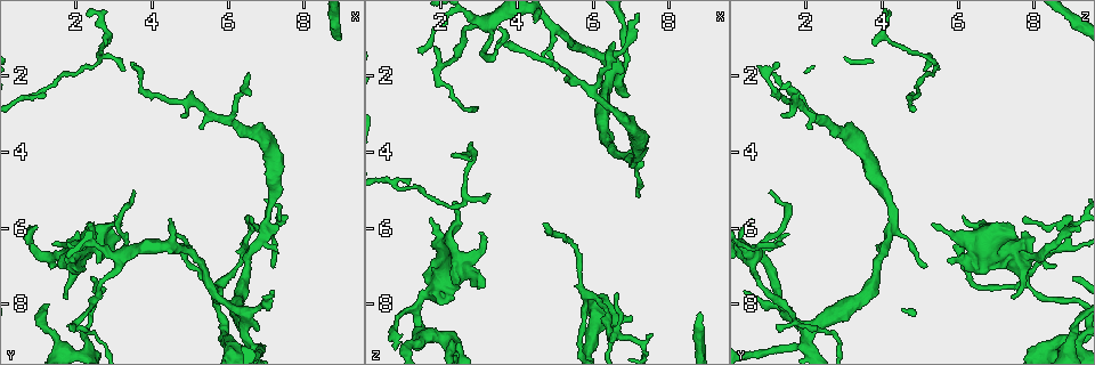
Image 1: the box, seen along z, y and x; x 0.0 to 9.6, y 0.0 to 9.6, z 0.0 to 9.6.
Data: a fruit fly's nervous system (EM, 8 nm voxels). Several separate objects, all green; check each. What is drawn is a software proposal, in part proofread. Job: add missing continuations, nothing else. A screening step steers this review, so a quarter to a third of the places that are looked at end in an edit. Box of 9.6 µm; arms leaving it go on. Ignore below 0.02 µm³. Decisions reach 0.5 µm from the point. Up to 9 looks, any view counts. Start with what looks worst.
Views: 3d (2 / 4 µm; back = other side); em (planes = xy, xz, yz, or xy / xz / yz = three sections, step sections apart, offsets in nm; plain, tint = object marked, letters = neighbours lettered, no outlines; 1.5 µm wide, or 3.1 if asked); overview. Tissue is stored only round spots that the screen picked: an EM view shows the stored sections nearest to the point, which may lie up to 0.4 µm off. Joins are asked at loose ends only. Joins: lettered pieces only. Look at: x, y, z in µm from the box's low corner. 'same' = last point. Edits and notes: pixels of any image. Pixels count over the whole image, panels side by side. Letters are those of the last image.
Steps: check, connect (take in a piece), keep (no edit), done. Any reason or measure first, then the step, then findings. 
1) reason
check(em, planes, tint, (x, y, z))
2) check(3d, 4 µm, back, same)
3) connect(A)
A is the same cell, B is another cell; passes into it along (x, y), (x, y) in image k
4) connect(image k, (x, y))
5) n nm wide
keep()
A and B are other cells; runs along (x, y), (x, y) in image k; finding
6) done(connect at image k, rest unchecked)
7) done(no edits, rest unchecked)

thin end
check(em, yz, step 8, plain, (4.70, 6.15, 1.60))

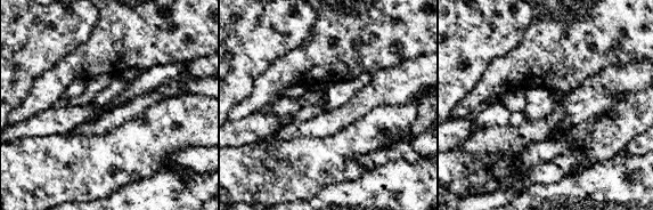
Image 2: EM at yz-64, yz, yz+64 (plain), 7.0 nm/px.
check(em, yz, step 8, letters, same)

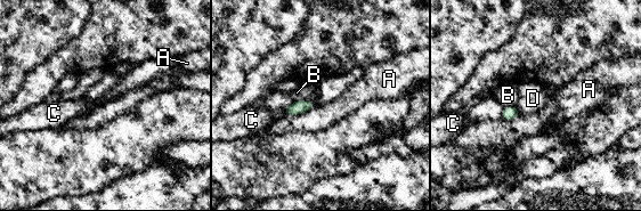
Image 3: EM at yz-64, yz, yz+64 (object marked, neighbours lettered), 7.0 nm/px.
keep()
A, B, C and D are other cells; none of them fits

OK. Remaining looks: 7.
free end
check(em, planes, letters, (6.50, 1.90, 1.20))

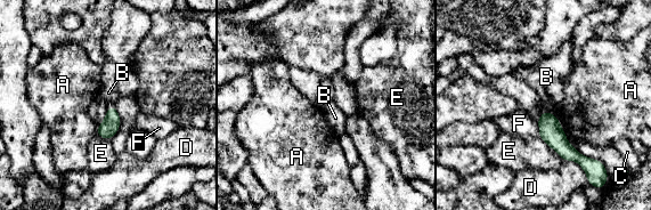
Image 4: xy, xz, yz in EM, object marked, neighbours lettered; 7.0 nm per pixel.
keep()
A, B, C, D, E and F are other cells; no lettered piece goes on from it

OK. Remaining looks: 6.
an open end
check(3d, 2 µm, (1.40, 7.05, 8.55))

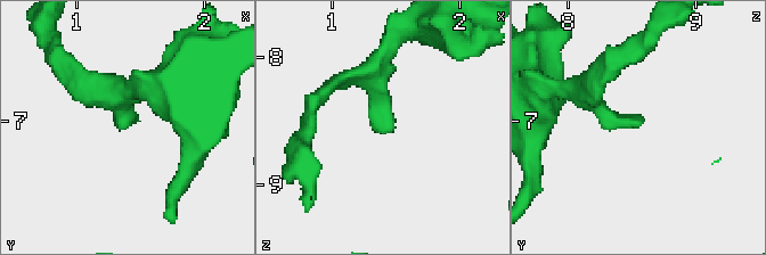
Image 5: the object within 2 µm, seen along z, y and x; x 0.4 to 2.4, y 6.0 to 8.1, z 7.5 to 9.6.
check(em, planes, letters, (1.38, 7.02, 8.56))

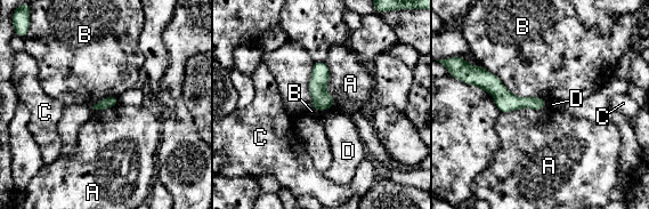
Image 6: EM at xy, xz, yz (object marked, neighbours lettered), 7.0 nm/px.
keep()
A, B, C and D are other cells; border along (324, 62), (333, 105), (316, 111) in image 6; no lettered piece goes on from it

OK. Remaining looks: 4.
an open end
check(em, xy, step 8, letters, (7.55, 5.75, 8.85))

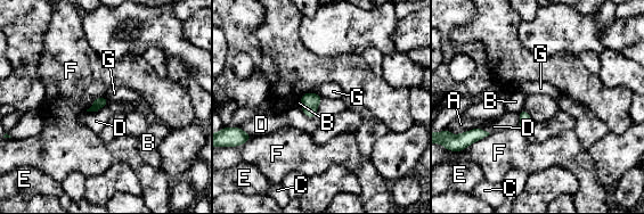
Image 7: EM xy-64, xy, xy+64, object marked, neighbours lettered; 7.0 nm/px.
cut it another way
check(em, planes, letters, same)

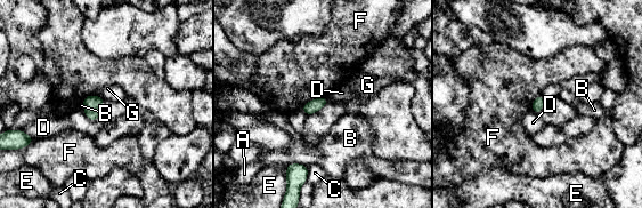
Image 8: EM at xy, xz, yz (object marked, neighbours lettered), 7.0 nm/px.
90 nm wide
keep()
A, B, C, D, E, F and G are other cells; border along (82, 109), (90, 120), (98, 119) in image 8; no lettered piece goes on from it

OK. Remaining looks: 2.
done(no edits, rest unchecked)

